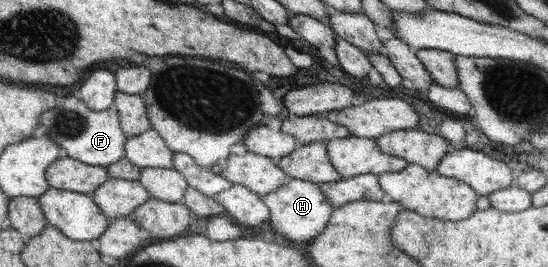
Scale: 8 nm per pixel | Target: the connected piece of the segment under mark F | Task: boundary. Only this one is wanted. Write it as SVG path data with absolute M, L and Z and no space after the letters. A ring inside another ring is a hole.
M67 96L41 114L41 124L45 126L45 135L48 136L62 150L67 151L67 157L81 162L101 167L109 167L119 159L124 158L124 144L127 136L120 124L120 113L113 107L97 112L89 108L83 101L75 96Z

